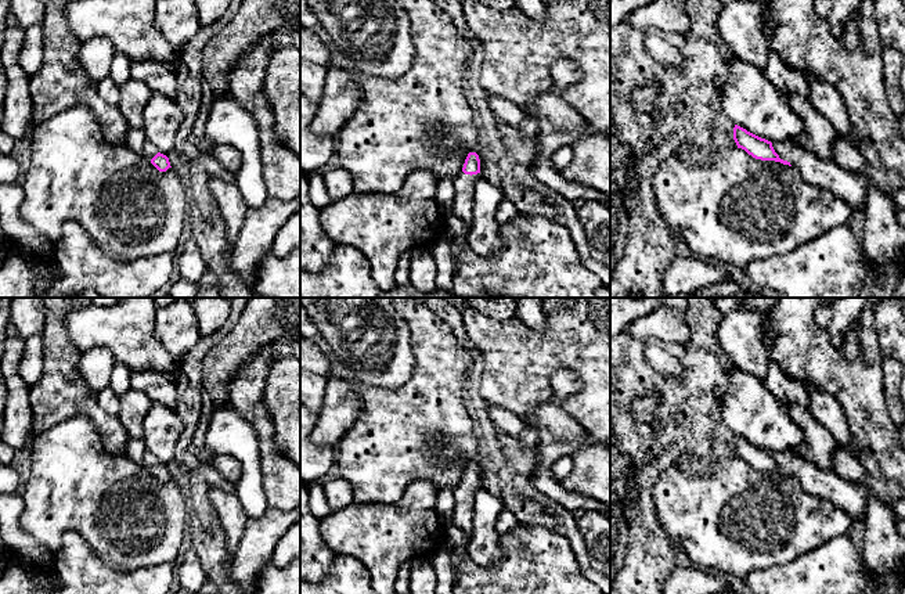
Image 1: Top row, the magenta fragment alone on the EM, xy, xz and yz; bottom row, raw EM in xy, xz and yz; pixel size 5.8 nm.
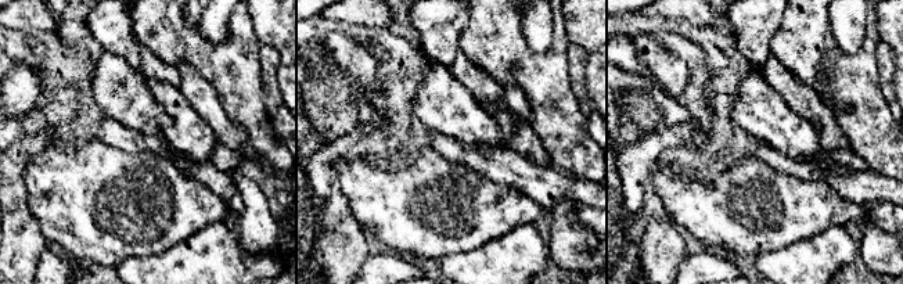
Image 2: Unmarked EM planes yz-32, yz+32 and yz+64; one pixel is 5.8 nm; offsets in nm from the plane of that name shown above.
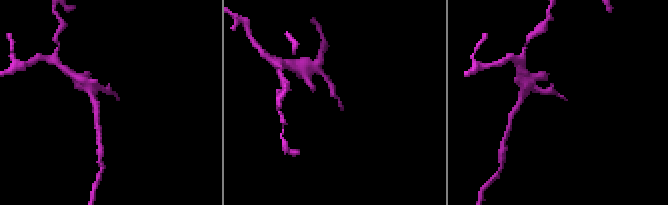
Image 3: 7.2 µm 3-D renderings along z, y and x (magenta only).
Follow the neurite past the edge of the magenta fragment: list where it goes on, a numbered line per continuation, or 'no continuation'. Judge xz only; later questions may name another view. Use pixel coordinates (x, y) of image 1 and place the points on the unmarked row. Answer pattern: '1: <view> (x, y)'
1: xz (464, 494)

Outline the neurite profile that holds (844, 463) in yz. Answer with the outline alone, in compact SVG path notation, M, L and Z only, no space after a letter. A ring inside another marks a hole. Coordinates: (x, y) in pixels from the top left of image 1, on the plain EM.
M836 443L833 469L845 480L859 480L865 476L861 461L843 444Z

